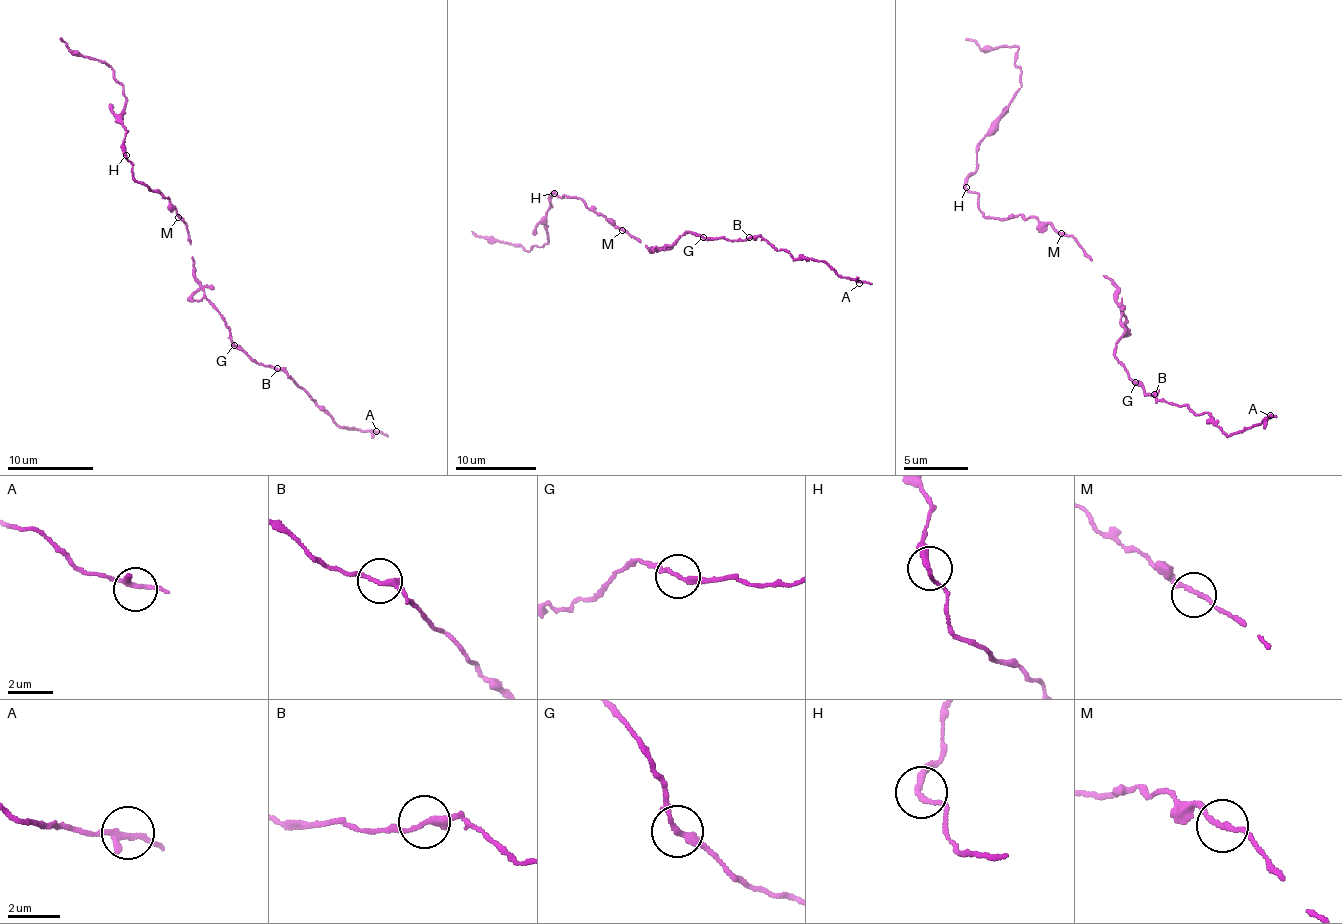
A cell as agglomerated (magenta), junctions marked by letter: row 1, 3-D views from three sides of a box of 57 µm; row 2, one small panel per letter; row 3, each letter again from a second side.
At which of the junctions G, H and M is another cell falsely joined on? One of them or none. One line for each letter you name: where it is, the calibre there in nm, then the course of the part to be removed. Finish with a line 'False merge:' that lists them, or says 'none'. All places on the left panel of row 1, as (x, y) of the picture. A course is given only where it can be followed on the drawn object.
False merge: none

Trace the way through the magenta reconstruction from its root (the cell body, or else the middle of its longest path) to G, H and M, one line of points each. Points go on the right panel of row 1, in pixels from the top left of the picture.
G: (1091, 260), (1116, 289), (1124, 332), (1116, 342), (1114, 355), (1134, 381)
H: (1091, 260), (1081, 245), (1031, 216), (1003, 221), (986, 217), (978, 209), (977, 194), (966, 187)
M: (1091, 260), (1081, 245), (1061, 233)

